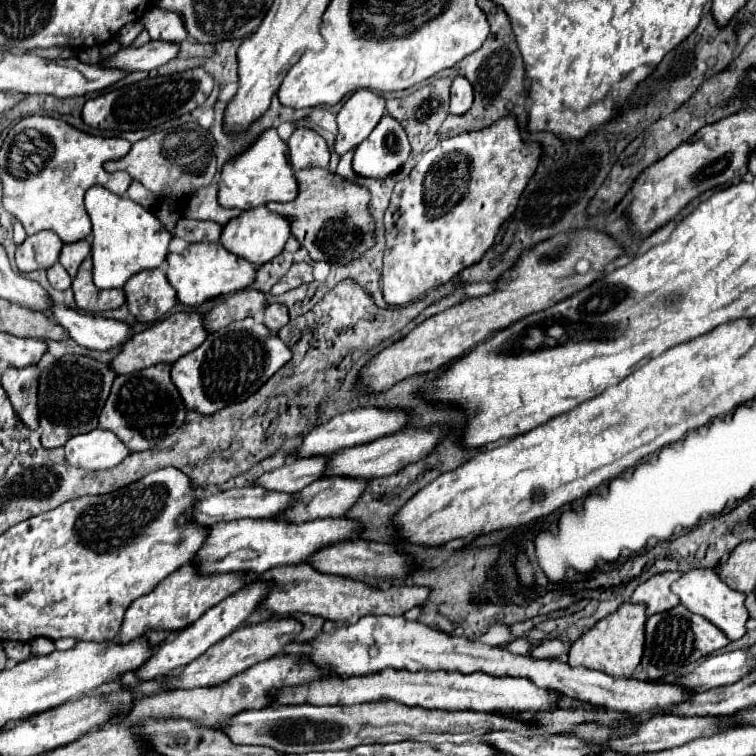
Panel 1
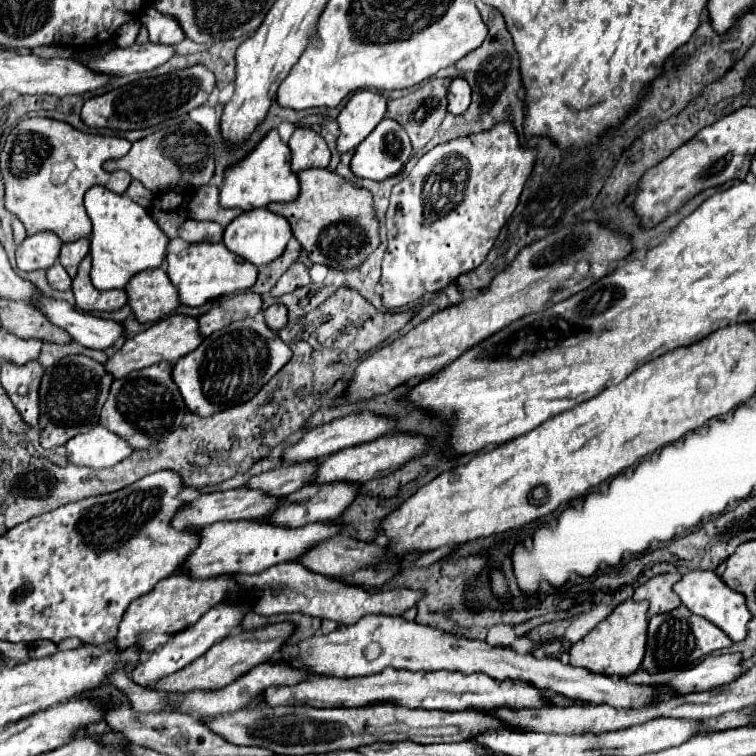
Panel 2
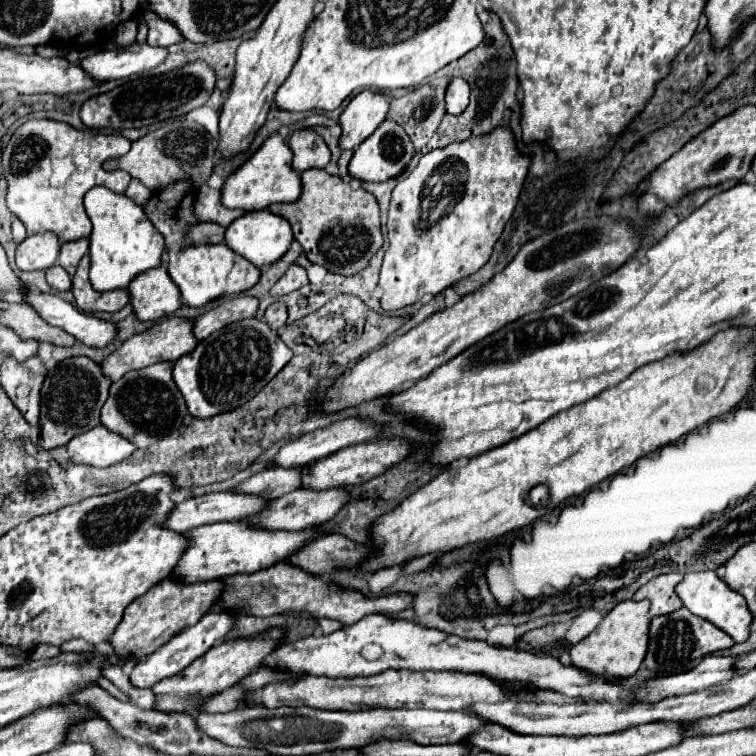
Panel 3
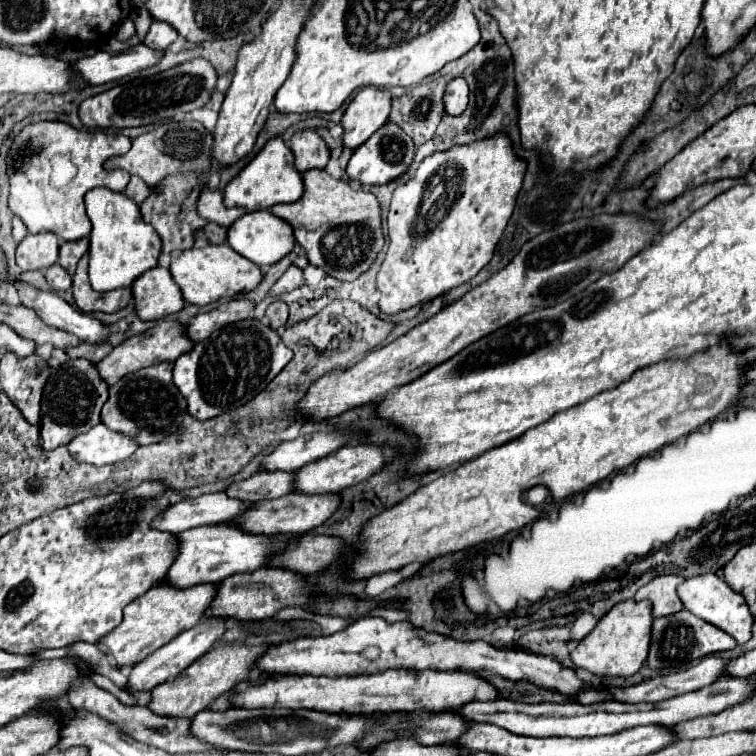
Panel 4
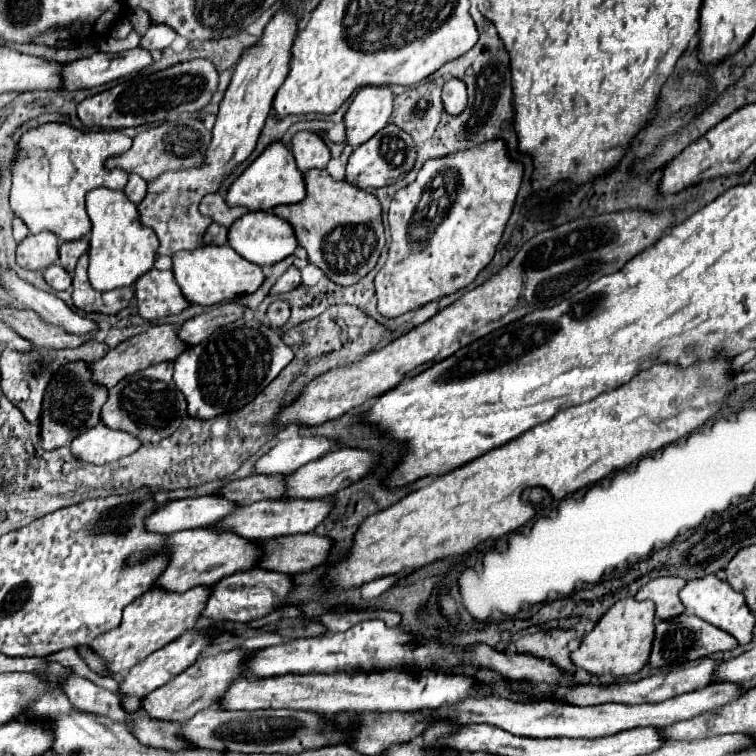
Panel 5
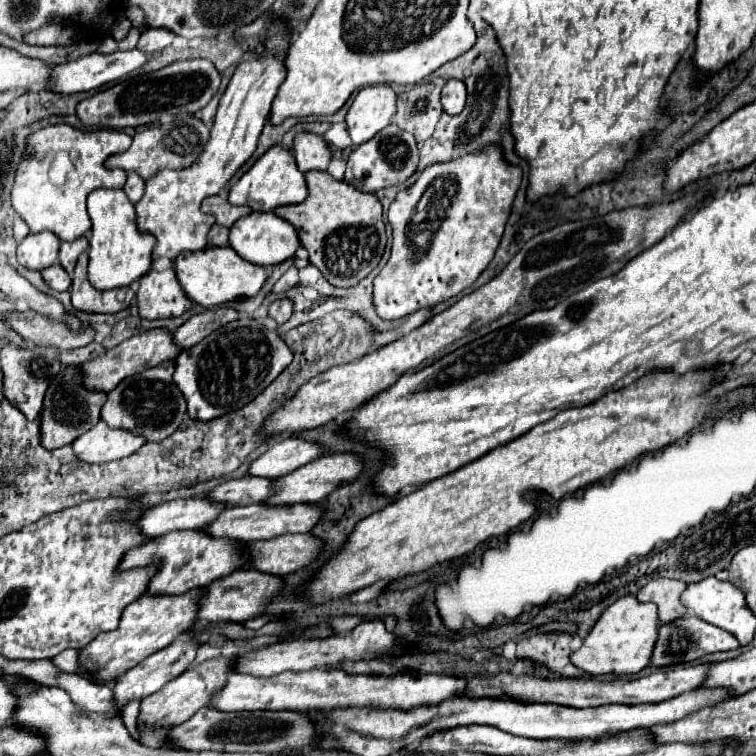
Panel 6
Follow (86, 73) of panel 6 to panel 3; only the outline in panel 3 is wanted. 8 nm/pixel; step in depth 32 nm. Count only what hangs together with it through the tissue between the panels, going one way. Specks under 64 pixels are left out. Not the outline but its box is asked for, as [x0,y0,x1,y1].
[80,44,170,80]

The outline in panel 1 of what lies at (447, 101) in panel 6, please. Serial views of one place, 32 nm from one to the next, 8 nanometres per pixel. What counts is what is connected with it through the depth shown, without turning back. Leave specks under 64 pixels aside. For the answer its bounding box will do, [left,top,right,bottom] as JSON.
[450,76,472,114]

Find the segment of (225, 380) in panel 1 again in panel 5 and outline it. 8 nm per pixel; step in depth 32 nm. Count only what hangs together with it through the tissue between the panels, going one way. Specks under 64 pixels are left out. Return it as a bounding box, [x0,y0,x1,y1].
[174,318,292,420]

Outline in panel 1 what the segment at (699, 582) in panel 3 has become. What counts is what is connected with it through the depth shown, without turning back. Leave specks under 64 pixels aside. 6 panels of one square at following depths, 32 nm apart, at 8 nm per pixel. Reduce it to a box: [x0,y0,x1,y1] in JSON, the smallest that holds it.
[672,568,748,640]

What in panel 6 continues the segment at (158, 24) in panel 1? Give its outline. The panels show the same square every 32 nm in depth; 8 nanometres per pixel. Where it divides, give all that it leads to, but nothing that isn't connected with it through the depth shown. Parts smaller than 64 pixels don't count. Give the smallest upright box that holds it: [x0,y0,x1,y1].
[138,28,174,54]

